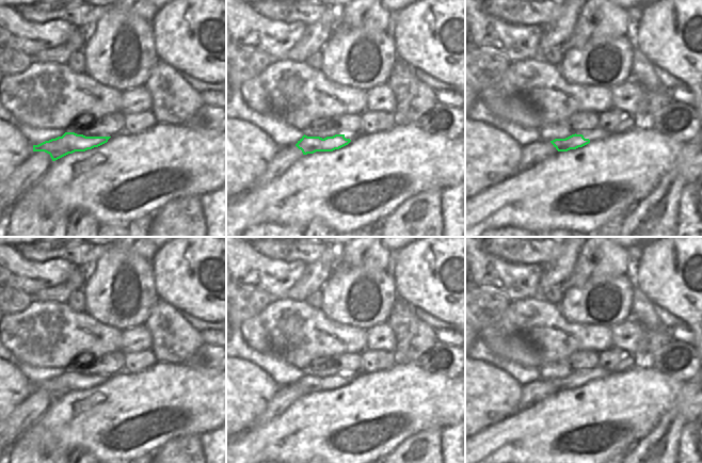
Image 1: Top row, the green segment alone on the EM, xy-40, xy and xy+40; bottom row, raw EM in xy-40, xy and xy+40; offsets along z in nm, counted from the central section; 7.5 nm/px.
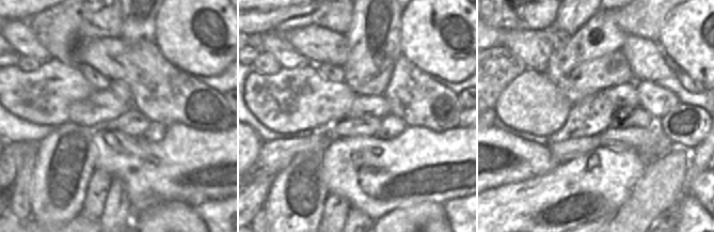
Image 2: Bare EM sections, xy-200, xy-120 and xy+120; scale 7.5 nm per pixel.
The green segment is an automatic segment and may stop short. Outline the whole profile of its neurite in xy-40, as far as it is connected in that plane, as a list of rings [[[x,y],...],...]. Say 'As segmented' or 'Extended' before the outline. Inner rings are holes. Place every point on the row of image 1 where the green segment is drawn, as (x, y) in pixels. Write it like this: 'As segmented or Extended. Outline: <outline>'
As segmented. Outline: [[[65,132],[62,137],[33,145],[33,151],[45,151],[55,161],[75,151],[85,151],[108,142],[111,137],[85,137],[75,132]]]

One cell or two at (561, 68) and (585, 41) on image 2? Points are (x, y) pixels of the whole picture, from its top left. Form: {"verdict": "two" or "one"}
{"verdict": "one"}

